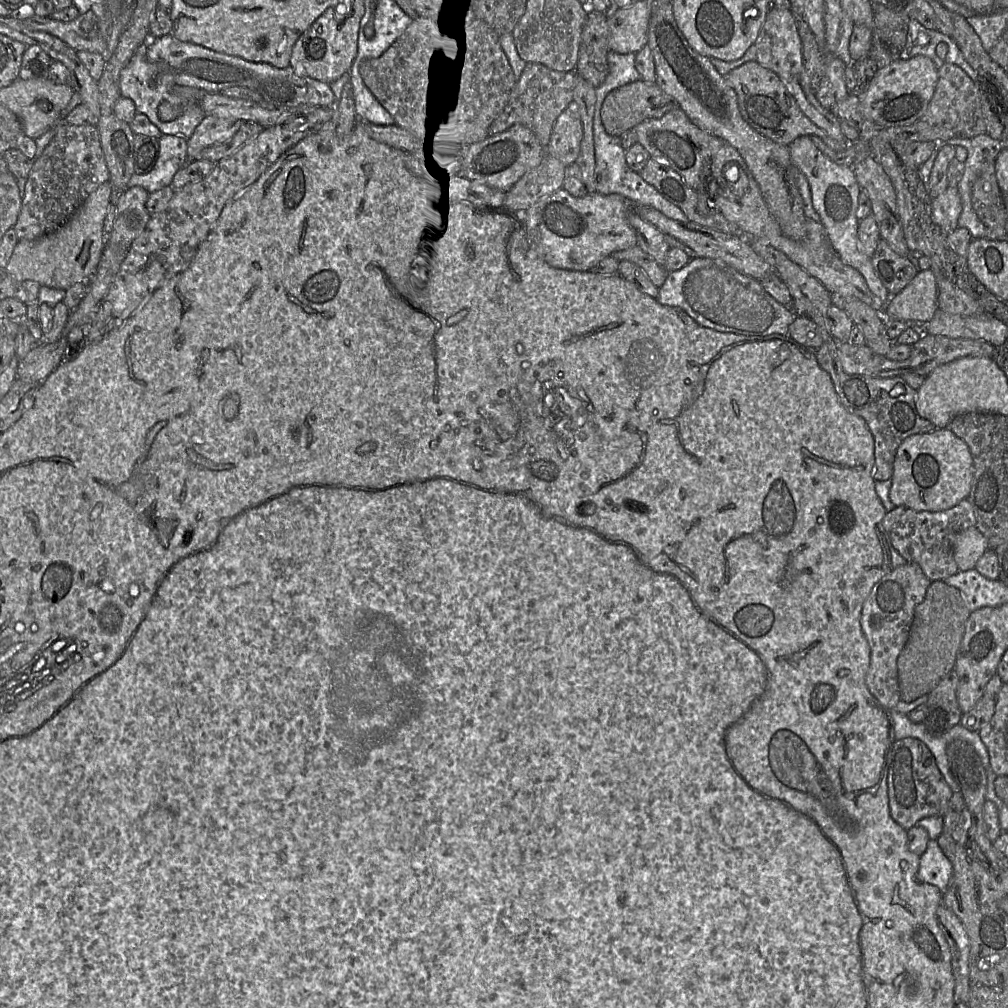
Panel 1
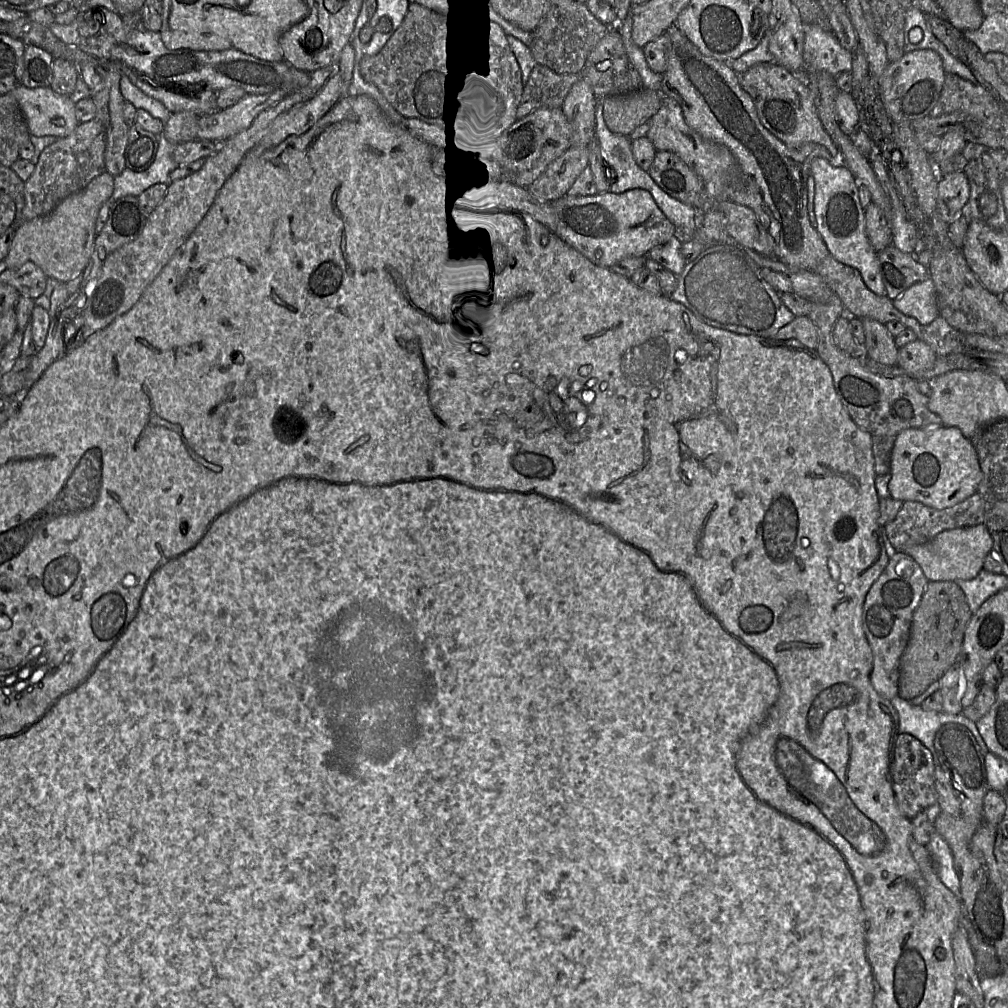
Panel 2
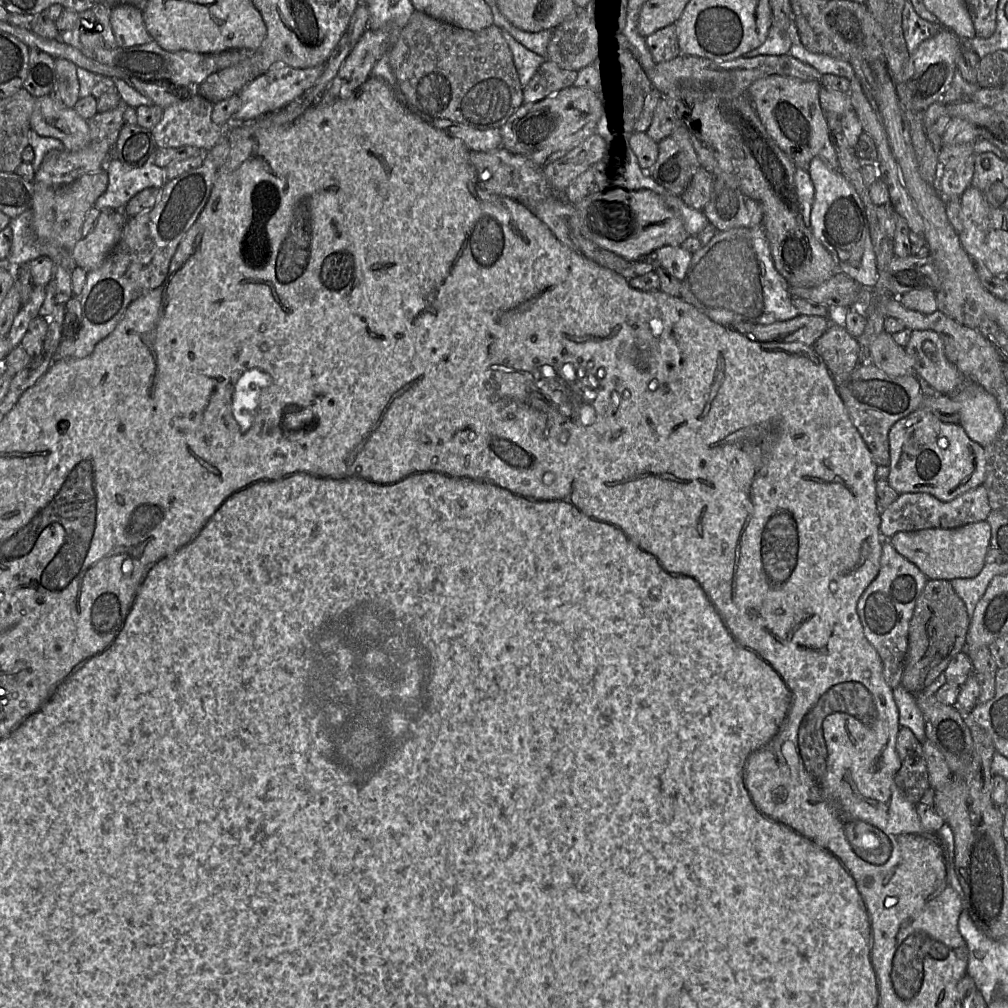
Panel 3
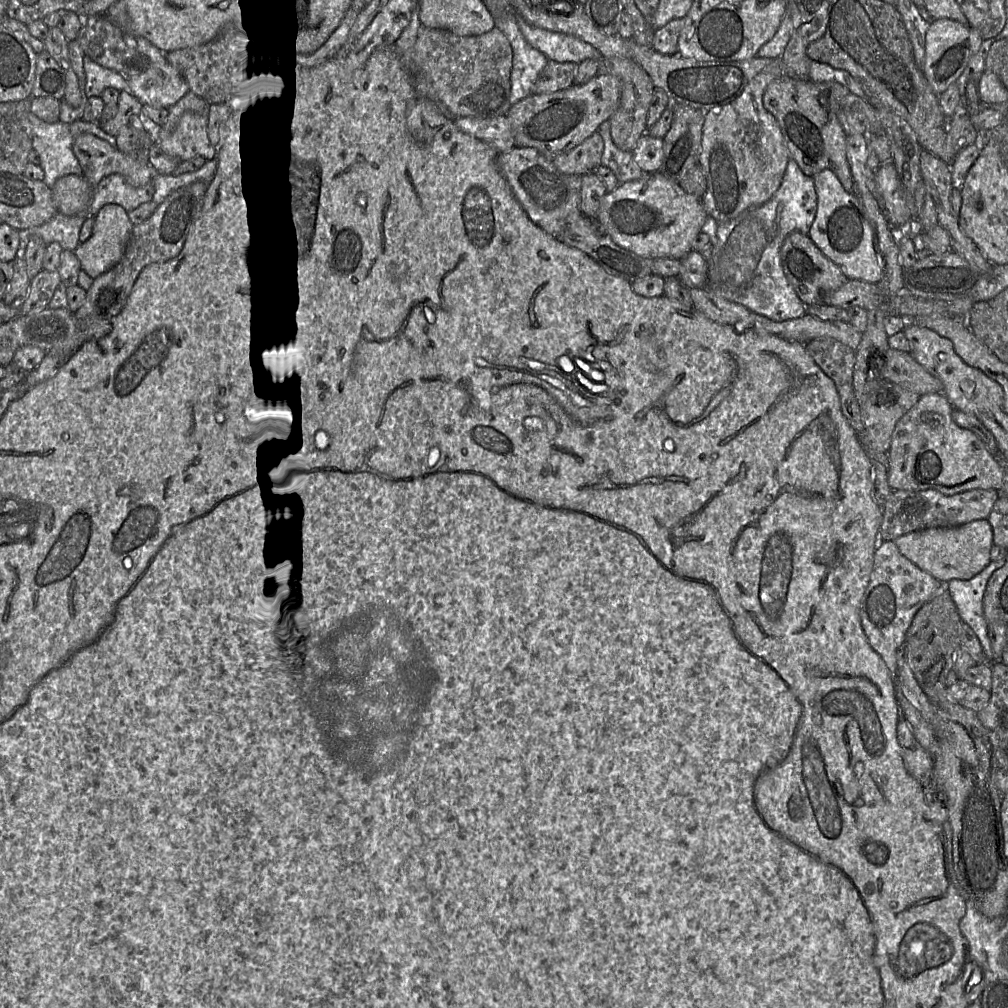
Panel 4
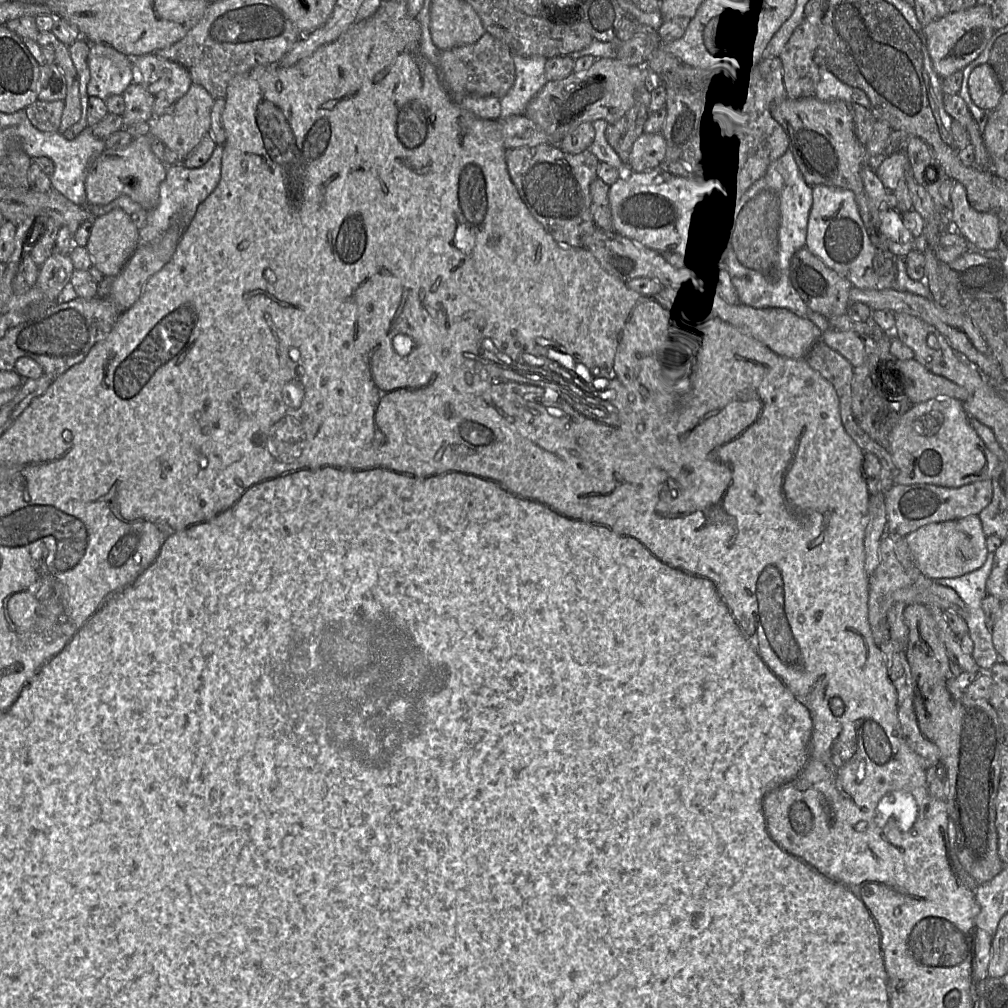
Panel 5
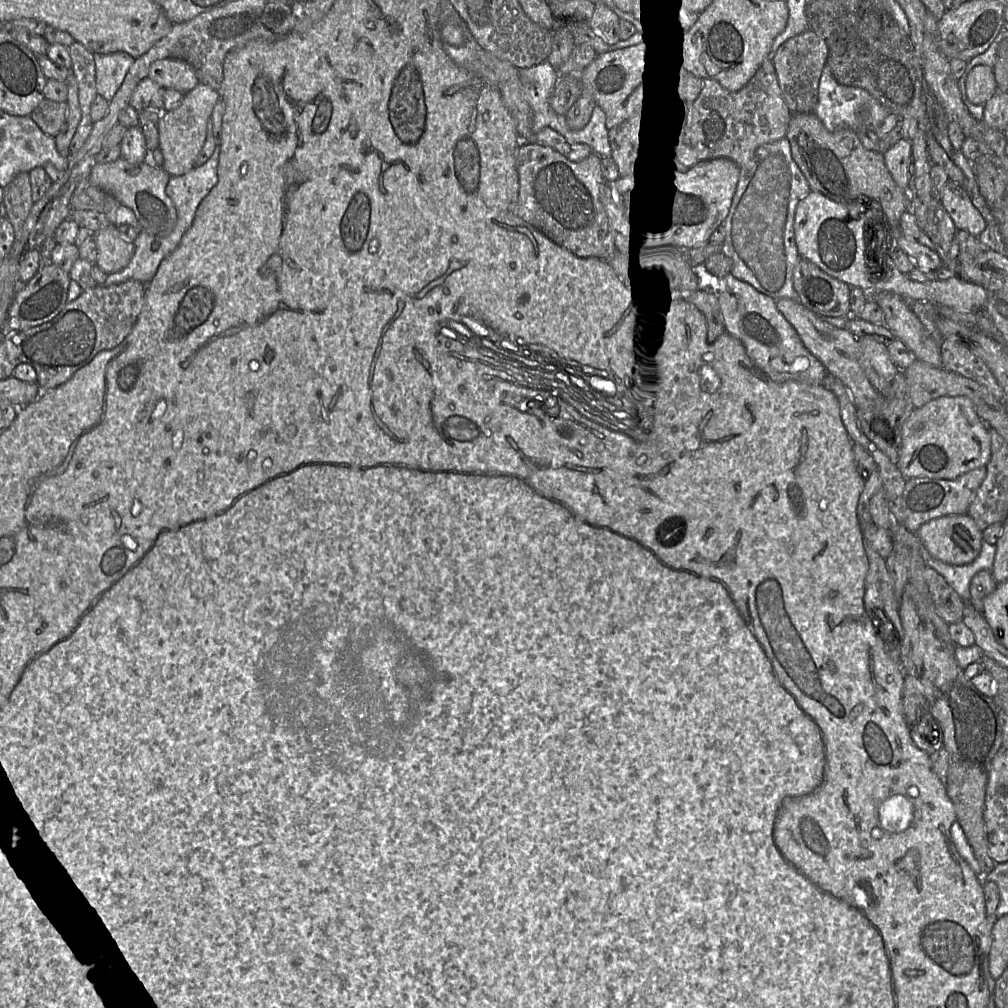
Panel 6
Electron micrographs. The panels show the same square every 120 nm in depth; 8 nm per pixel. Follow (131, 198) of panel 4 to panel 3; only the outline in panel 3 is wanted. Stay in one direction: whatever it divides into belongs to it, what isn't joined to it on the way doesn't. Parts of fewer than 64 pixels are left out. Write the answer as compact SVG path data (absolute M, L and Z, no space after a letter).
M155 152L141 167L130 167L116 157L110 158L104 170L108 174L106 191L97 199L93 208L98 210L123 210L130 199L148 188L162 189L167 183L166 168L154 162Z

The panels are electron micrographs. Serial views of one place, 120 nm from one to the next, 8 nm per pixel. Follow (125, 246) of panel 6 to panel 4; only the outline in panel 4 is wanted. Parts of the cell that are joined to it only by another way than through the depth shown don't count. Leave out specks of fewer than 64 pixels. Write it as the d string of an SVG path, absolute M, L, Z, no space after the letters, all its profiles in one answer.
M118 204L103 206L94 216L92 235L74 250L81 266L91 278L96 278L113 268L122 258L133 229L128 212Z

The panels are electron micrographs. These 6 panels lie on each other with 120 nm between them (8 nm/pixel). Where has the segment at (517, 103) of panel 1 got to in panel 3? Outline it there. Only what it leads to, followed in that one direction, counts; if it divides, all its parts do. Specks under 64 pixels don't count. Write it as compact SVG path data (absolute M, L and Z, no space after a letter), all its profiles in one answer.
M551 61L543 62L523 90L523 103L538 102L573 85L576 71L562 69Z

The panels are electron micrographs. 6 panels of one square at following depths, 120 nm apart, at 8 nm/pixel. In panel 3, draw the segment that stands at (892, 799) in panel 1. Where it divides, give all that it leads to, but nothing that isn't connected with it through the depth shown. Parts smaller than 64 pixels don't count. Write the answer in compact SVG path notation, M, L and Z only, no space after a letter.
M900 727L896 750L901 766L895 775L895 783L908 801L917 805L930 788L927 762L922 744L907 727Z

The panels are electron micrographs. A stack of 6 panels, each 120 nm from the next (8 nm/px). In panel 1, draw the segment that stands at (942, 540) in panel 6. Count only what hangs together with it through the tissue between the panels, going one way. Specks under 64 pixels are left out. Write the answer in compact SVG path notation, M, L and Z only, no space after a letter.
M976 526L949 534L948 545L961 571L976 569L980 558L990 549L988 539Z

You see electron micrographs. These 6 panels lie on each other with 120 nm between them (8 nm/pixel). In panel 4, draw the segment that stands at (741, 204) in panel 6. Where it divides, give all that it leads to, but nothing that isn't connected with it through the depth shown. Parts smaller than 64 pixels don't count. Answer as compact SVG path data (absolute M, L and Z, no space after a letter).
M790 158L778 190L767 202L719 223L716 244L710 259L706 260L708 274L703 288L773 321L782 322L804 316L807 313L806 305L784 274L780 250L790 233L809 233L816 211L817 195L813 177L805 175Z

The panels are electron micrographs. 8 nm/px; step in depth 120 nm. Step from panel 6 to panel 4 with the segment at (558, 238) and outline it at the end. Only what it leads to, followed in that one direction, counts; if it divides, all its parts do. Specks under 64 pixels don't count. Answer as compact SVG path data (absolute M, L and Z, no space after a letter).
M514 147L498 154L497 167L509 184L515 198L529 219L553 237L558 237L571 213L580 211L580 191L583 175L567 175L559 172L537 149Z

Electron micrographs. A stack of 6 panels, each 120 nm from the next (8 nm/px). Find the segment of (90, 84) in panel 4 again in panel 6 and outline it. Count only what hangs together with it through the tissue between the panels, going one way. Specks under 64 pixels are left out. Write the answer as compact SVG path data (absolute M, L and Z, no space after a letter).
M125 52L93 54L97 94L110 102L136 60Z

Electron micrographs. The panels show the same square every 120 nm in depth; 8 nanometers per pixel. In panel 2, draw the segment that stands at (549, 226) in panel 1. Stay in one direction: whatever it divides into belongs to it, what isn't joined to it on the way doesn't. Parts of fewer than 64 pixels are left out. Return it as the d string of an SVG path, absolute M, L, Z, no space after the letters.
M635 188L623 193L597 193L591 196L562 198L553 204L554 230L563 241L595 265L609 268L626 257L647 256L652 248L676 236L675 225L662 213L652 195Z

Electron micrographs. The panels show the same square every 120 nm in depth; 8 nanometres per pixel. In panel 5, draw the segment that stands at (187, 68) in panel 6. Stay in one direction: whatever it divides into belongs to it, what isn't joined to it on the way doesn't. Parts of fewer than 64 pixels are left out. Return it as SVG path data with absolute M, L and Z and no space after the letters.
M154 52L133 58L133 71L135 81L149 93L155 97L165 96L174 103L186 94L192 84L185 67Z

